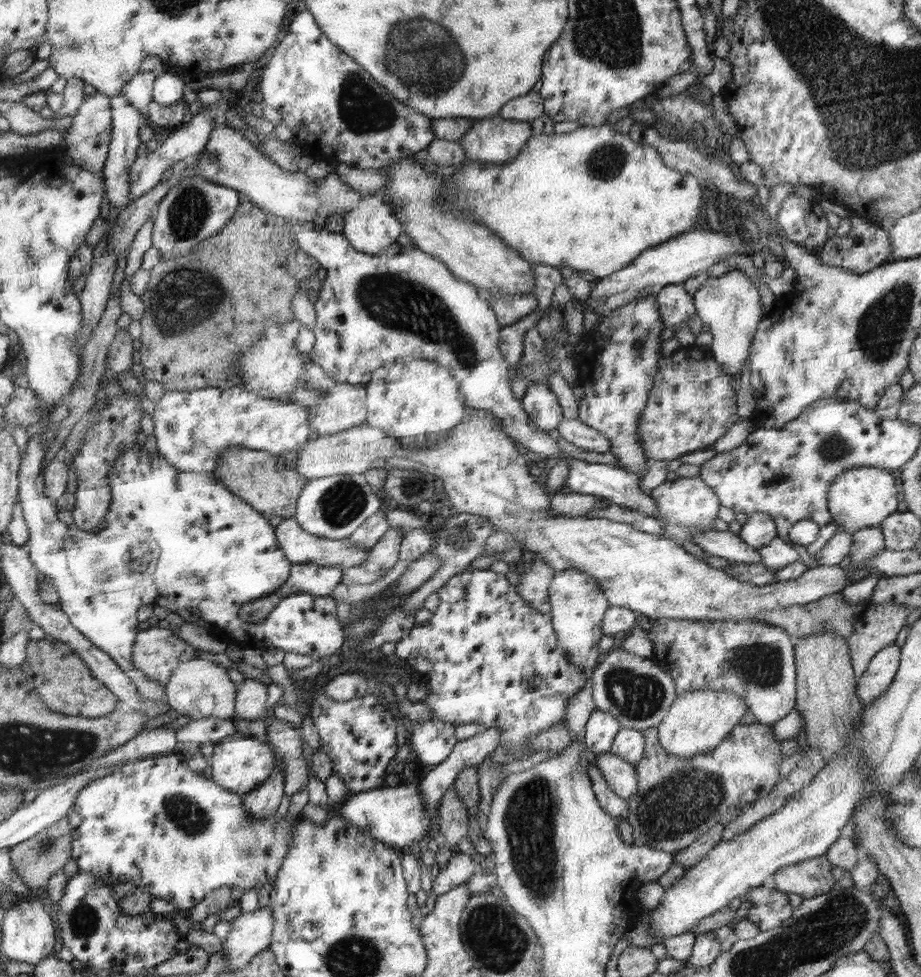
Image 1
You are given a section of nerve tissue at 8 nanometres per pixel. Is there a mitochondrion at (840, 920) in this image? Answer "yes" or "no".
yes

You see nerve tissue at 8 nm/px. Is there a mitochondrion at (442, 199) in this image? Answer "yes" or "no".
no

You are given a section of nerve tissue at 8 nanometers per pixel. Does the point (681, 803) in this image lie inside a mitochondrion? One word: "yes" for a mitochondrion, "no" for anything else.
yes

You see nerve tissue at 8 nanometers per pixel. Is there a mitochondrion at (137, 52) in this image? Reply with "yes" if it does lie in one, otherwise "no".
no

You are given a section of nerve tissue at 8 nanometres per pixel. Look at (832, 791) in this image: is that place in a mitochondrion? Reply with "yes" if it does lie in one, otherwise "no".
no

